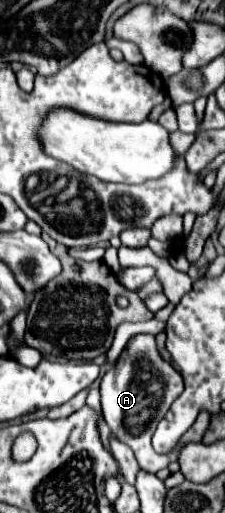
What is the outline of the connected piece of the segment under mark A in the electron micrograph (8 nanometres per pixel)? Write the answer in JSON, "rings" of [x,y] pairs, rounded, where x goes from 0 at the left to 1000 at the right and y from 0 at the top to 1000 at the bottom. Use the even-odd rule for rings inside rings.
{"rings":[[[680,651],[582,655],[511,713],[458,733],[449,799],[467,823],[484,827],[511,854],[582,869],[618,908],[680,924],[716,912],[742,912],[751,901],[787,897],[796,869],[751,885],[698,885],[671,869],[671,850],[689,842],[707,815],[742,803],[742,788],[760,788],[804,764],[813,764],[813,737],[796,725],[778,725],[778,717],[751,706],[716,698]]]}

